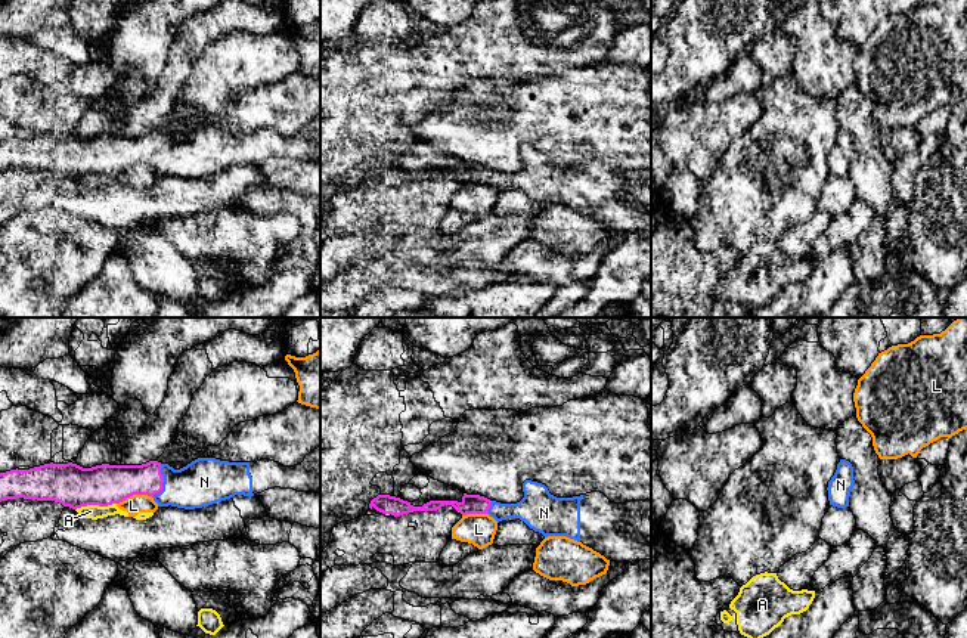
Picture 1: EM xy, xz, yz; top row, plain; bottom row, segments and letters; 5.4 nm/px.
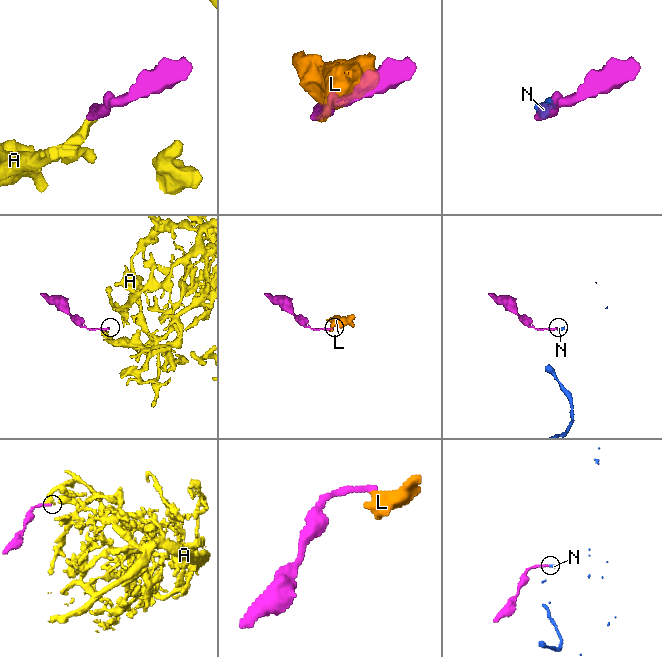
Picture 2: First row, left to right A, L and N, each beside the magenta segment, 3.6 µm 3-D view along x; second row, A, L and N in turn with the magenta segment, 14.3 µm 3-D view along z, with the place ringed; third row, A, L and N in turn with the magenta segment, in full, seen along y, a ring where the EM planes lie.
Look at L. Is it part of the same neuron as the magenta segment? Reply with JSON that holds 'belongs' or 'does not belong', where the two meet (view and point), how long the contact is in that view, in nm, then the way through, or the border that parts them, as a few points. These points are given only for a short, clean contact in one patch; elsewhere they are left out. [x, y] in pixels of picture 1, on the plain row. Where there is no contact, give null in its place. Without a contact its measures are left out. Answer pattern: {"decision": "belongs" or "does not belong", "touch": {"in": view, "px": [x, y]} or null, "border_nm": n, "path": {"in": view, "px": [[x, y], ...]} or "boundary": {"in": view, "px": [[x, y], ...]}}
{"decision": "does not belong", "touch": {"in": "xy", "px": [133, 163]}, "border_nm": 200, "boundary": {"in": "xy", "px": [[151, 164], [130, 164], [117, 173]]}}

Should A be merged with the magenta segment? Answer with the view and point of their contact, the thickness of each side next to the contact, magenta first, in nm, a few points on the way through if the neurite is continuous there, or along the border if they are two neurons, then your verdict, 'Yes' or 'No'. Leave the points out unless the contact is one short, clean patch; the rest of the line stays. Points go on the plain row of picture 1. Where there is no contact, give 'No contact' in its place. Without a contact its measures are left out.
Touches magenta at xy (95, 173). Thickness 220 nm (magenta) against 80 nm. Boundary: xy (115, 172), (81, 175), (76, 179). No

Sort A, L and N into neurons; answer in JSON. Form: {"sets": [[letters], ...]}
{"sets": [["A", "L"], ["N"]]}

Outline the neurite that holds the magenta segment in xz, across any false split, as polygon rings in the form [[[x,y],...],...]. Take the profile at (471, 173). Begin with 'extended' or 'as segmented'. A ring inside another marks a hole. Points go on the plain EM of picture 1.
extended | [[[526,149],[523,152],[524,167],[517,173],[500,173],[480,164],[464,162],[462,170],[430,170],[422,176],[390,164],[378,164],[369,173],[382,183],[394,186],[413,180],[437,180],[452,174],[462,185],[489,183],[498,192],[506,188],[520,188],[534,201],[548,205],[567,205],[599,222],[610,230],[629,233],[632,230],[651,229],[651,170],[630,170],[624,173],[611,171],[601,161],[591,161],[573,167],[557,167],[542,152]]]

